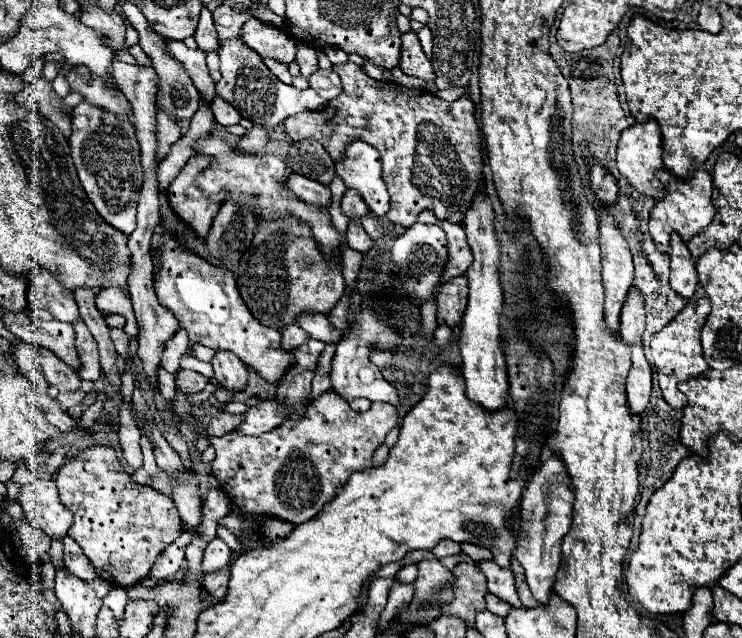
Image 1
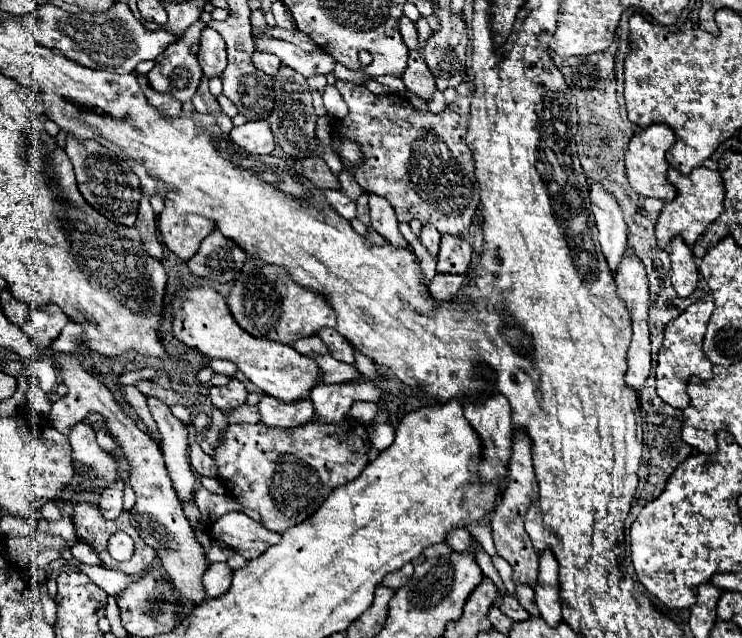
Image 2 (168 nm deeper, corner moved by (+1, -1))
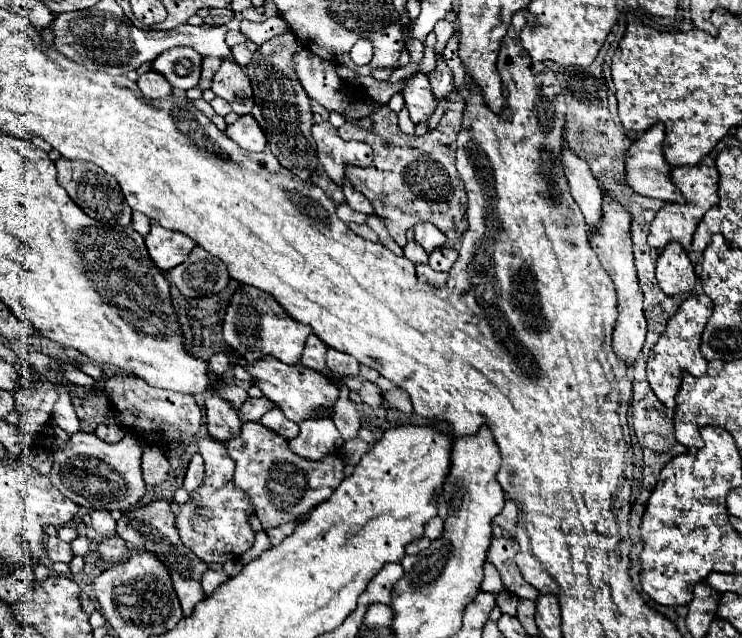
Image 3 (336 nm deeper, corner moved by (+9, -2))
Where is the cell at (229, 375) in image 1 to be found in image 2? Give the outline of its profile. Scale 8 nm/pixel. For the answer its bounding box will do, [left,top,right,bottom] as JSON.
[209,379,247,415]

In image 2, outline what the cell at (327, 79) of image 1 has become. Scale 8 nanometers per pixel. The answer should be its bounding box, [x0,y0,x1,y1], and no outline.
[323,85,347,119]

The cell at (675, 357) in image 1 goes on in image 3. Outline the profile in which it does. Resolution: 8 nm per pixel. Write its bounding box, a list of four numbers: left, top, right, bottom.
[647,294,713,408]

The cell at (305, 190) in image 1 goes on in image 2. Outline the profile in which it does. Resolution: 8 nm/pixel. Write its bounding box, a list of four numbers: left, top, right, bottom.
[325,189,357,219]

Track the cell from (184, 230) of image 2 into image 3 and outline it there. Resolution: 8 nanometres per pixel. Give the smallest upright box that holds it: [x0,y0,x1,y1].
[145,222,195,272]

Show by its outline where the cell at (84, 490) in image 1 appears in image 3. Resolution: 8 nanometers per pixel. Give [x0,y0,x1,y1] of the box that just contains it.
[97,536,129,564]

